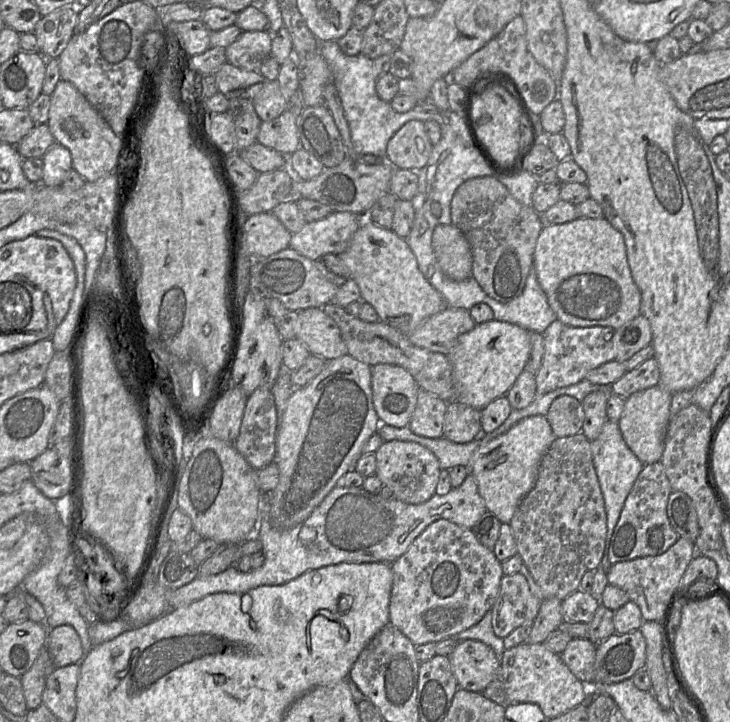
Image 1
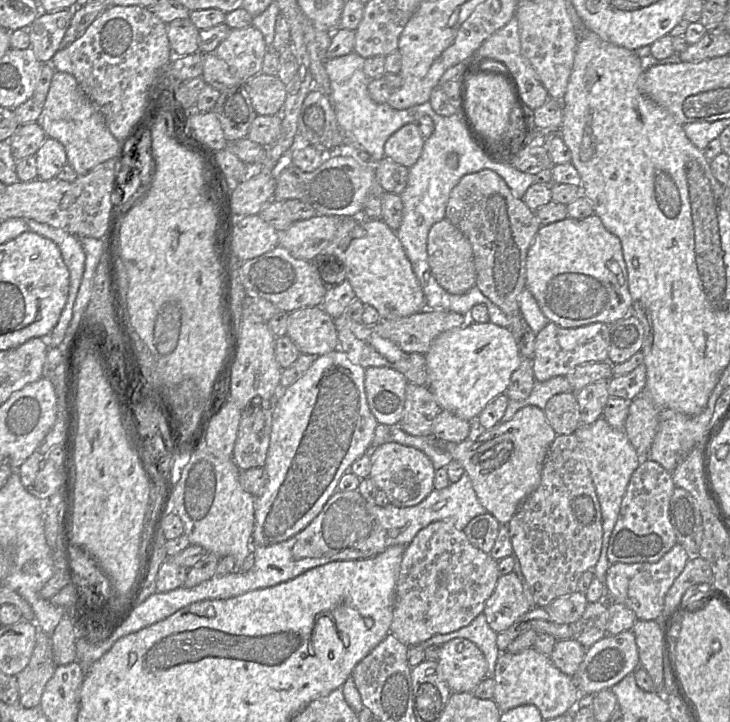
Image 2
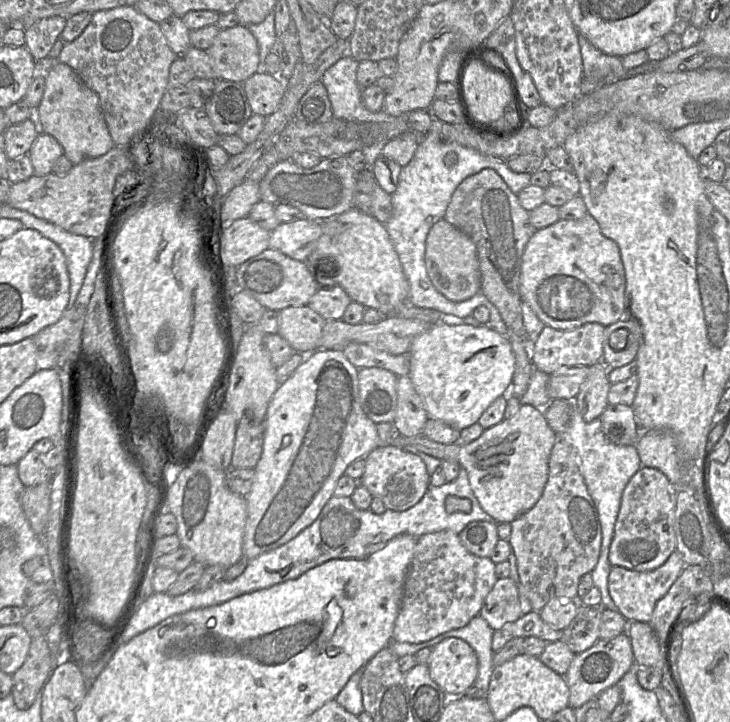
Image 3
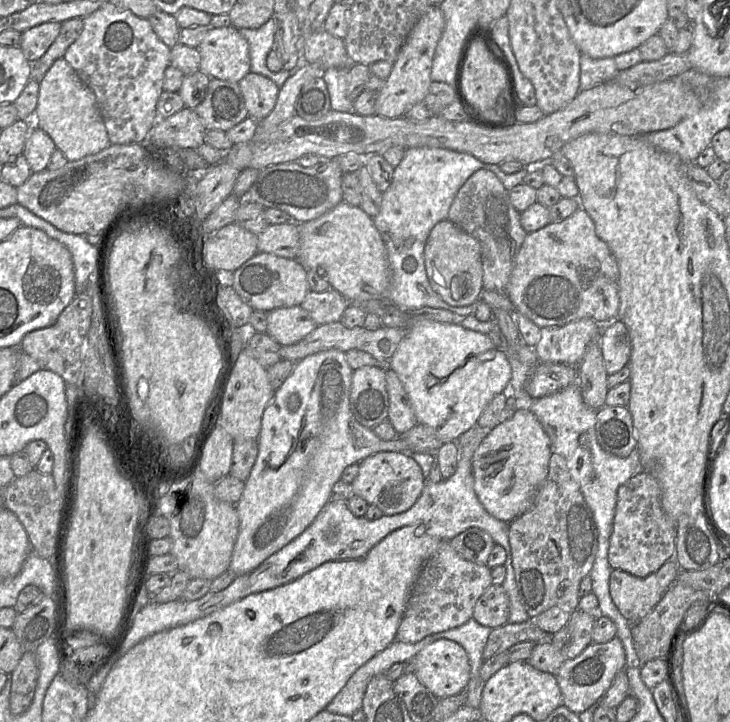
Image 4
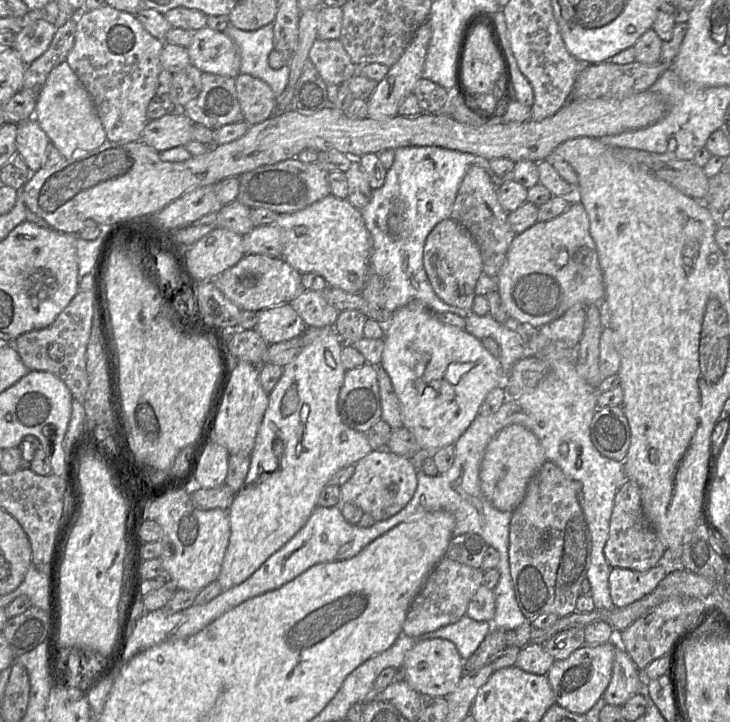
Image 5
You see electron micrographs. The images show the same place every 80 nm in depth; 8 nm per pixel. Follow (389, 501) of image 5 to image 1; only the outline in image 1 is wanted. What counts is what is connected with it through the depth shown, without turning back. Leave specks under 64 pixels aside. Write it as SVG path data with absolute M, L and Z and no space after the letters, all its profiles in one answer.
M385 441L375 452L375 475L383 486L393 491L395 499L409 504L419 504L427 501L436 492L436 485L441 471L437 457L427 448L413 441Z

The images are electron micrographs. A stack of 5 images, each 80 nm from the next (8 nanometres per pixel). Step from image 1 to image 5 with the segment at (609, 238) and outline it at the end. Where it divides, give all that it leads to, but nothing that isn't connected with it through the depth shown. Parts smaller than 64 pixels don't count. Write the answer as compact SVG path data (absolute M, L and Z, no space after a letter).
M573 201L558 217L535 225L514 237L505 262L496 277L498 292L510 319L539 329L562 316L575 305L602 304L605 287L595 243L590 235L590 221L584 205Z

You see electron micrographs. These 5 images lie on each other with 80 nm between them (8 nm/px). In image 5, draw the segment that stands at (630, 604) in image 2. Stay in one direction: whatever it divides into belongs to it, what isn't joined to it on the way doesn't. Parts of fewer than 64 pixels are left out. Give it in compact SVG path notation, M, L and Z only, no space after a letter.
M661 564L644 572L611 568L609 590L615 607L625 607L651 593L669 570L668 565Z

